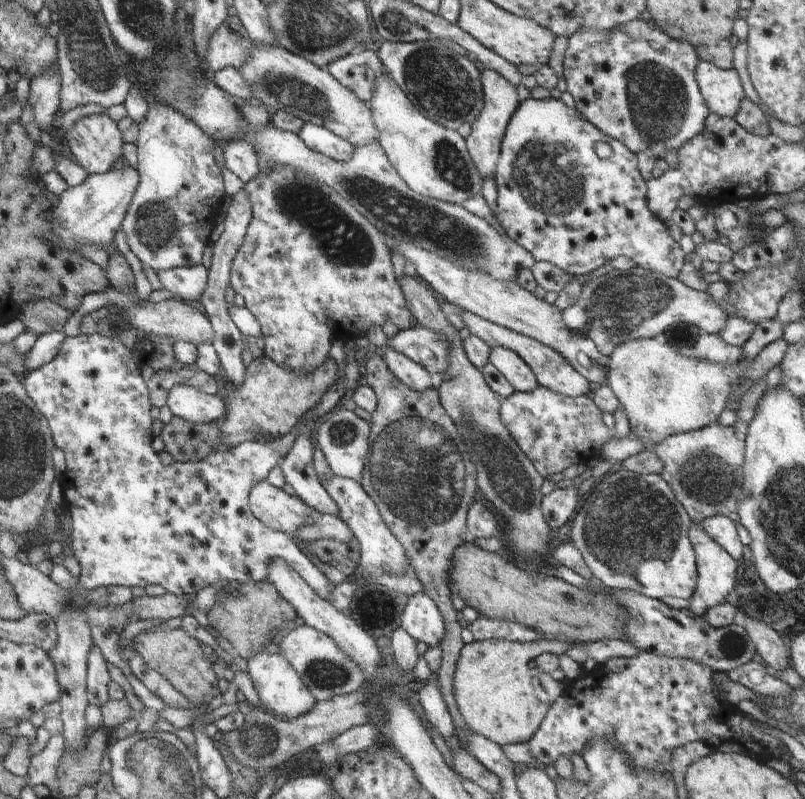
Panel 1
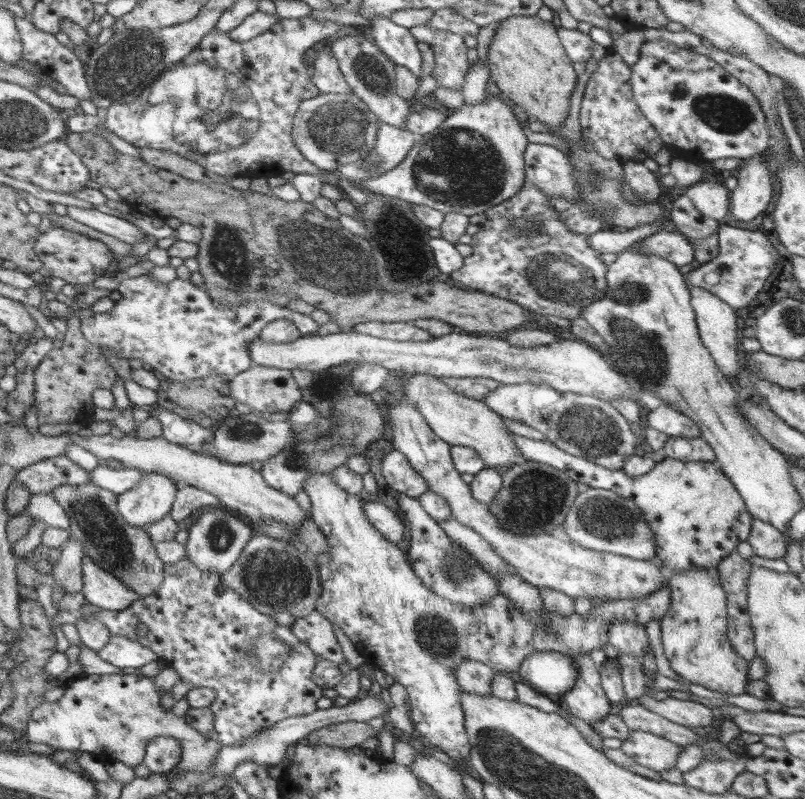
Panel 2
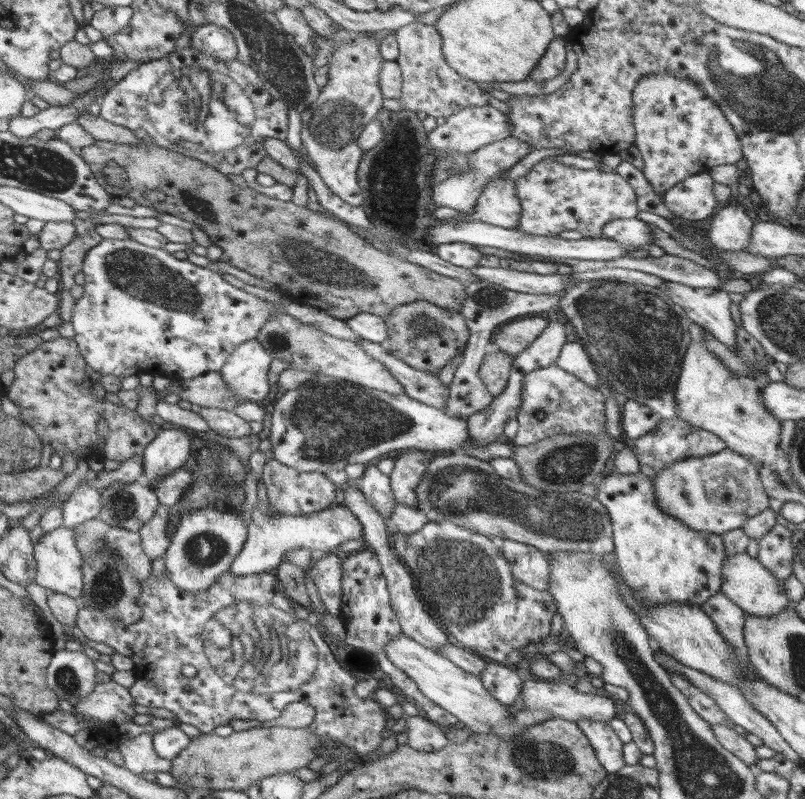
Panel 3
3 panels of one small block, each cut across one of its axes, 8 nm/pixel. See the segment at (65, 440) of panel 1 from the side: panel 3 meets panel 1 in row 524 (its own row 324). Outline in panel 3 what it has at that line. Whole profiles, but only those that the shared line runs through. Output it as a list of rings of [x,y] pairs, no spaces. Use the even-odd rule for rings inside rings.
[[[102,239],[98,245],[88,251],[84,257],[82,270],[84,273],[84,293],[82,297],[76,300],[75,308],[72,314],[72,326],[76,332],[73,338],[77,342],[78,350],[86,364],[100,372],[102,375],[112,374],[118,378],[139,375],[141,372],[156,376],[157,374],[166,378],[196,378],[197,376],[209,373],[219,372],[226,364],[229,354],[234,352],[237,346],[249,340],[256,339],[258,331],[262,329],[262,325],[268,323],[270,315],[276,311],[284,313],[284,306],[276,306],[276,303],[269,303],[248,293],[227,282],[222,275],[202,266],[192,264],[188,260],[178,260],[170,255],[167,251],[160,248],[146,247],[144,244],[135,242],[134,240],[108,240]]]

